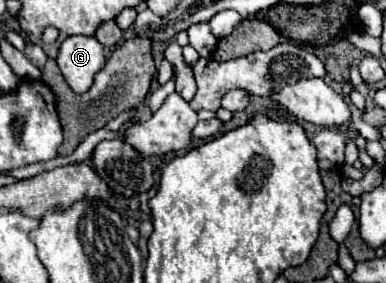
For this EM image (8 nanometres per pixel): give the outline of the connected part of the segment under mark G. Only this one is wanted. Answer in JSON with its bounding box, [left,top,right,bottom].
[58,35,104,93]

